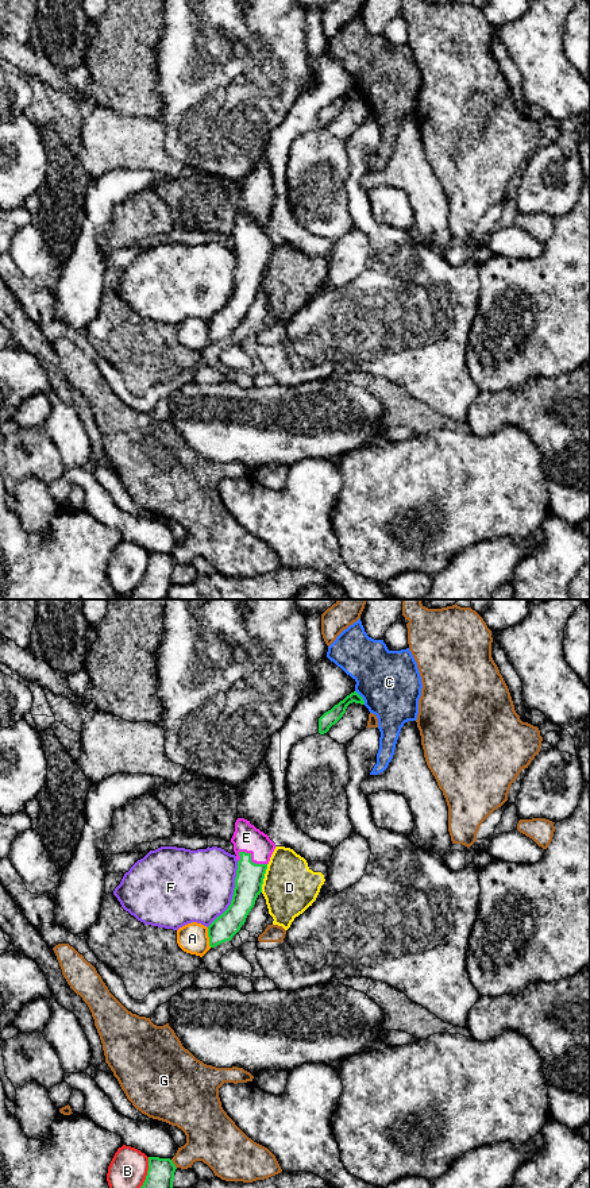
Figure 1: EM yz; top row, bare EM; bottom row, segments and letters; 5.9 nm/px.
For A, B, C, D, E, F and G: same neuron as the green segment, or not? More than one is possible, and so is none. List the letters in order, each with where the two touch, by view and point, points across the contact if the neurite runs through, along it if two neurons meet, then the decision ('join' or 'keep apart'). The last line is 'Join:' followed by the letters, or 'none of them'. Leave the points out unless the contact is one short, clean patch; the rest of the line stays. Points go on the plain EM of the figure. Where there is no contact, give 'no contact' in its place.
A: yz (208, 331) | keep apart
B: yz (146, 574) | keep apart
C: yz (361, 92) | keep apart
D: yz (263, 273) | keep apart
E: yz (250, 254) | across yz (249, 276), (250, 254), (250, 239), (246, 232) | join
F: yz (232, 290) | keep apart
G: yz (173, 559) | keep apart
Join: E

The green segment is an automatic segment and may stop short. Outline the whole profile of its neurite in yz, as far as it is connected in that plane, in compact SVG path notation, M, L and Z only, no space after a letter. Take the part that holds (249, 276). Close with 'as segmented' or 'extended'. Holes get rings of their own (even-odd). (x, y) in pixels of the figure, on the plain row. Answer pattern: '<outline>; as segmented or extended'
M244 213L236 215L231 238L238 255L235 284L228 304L208 321L211 343L231 336L244 320L262 288L267 259L275 244L269 231Z; extended

